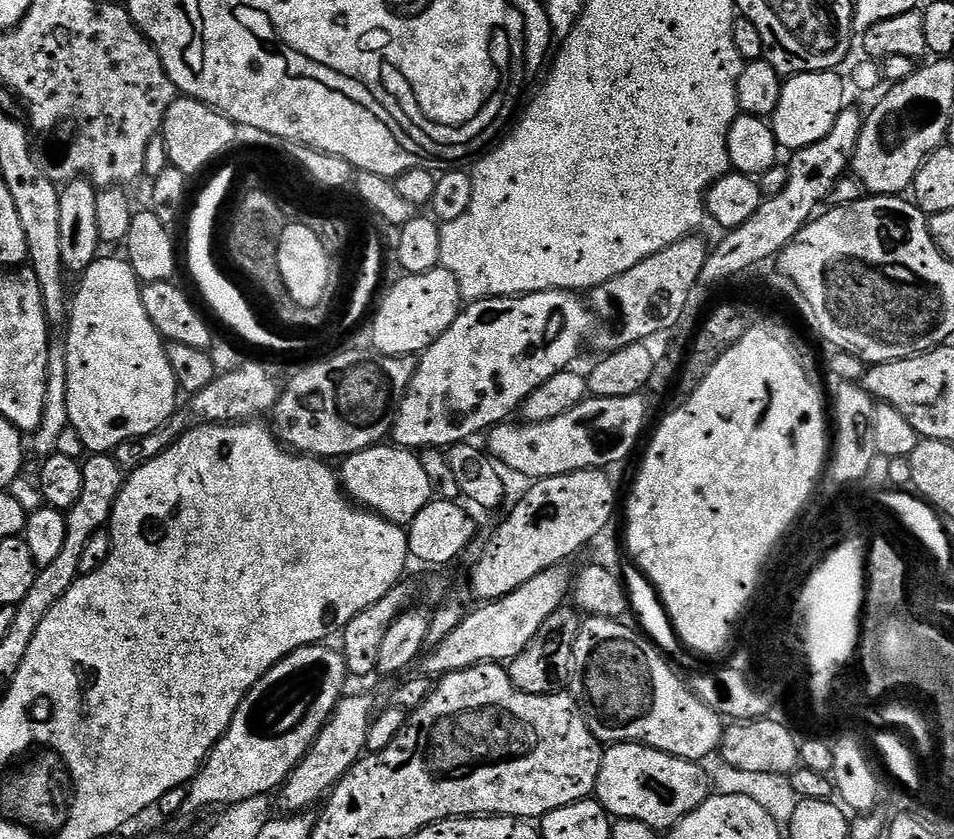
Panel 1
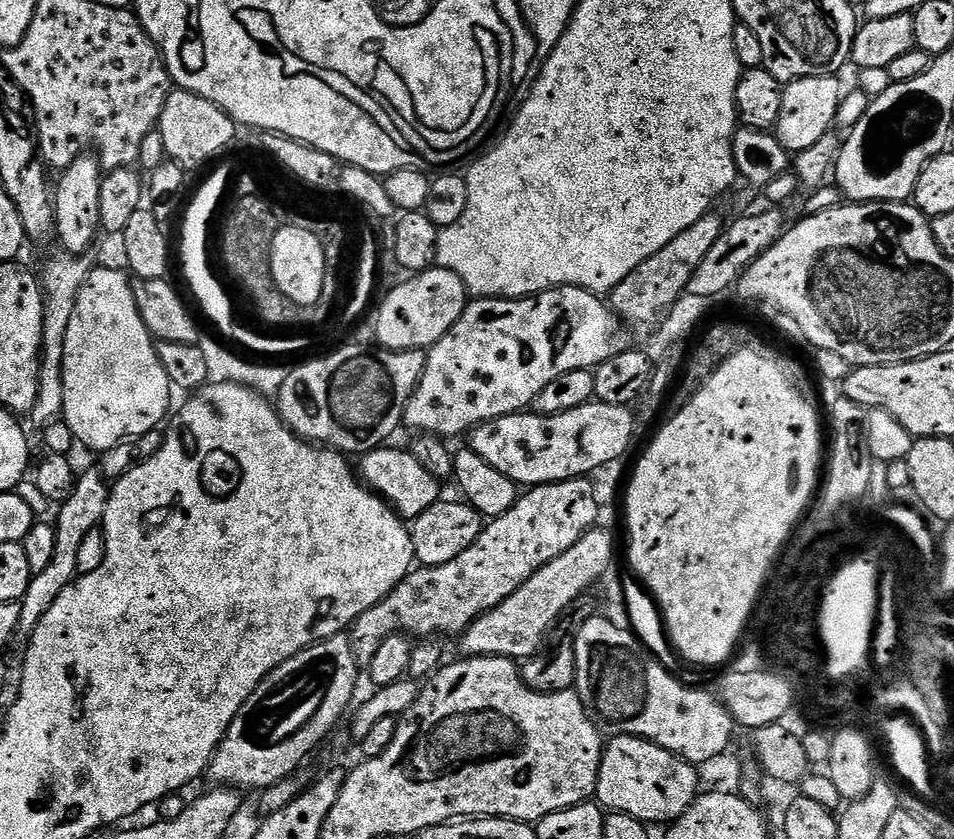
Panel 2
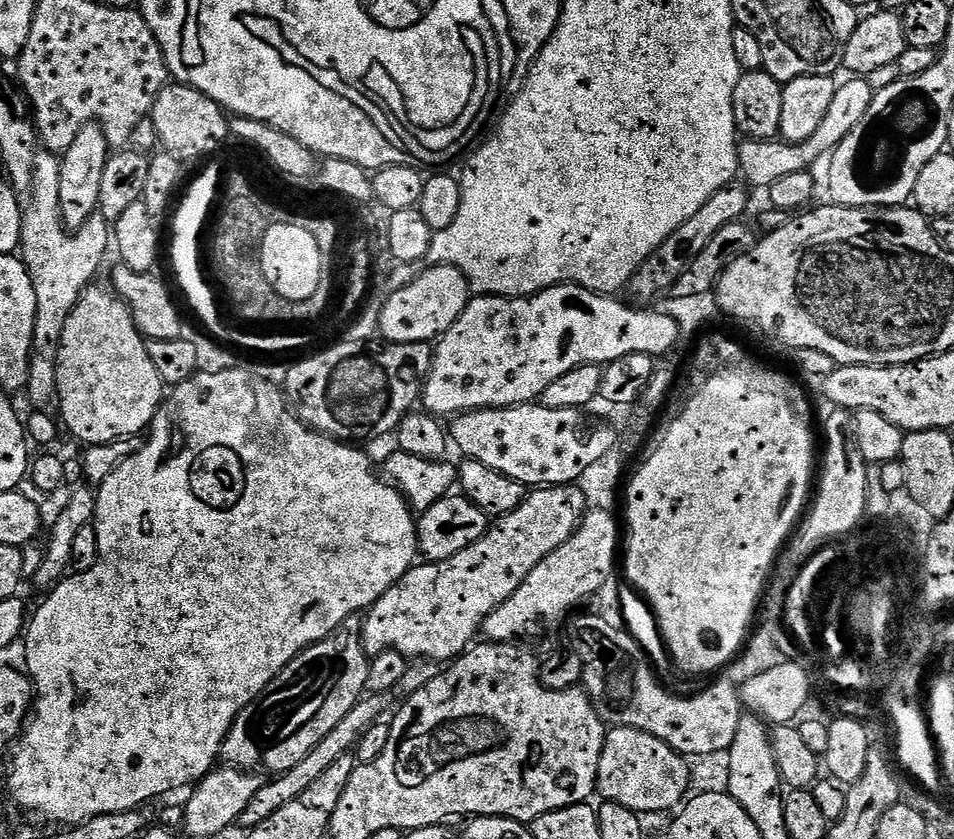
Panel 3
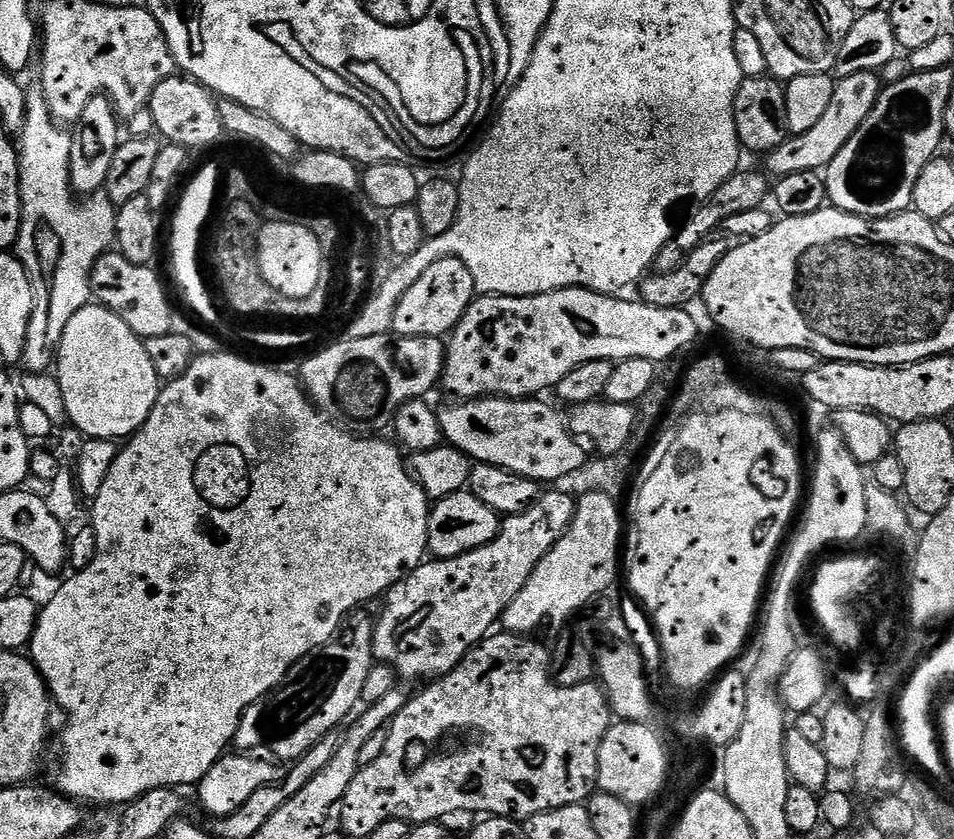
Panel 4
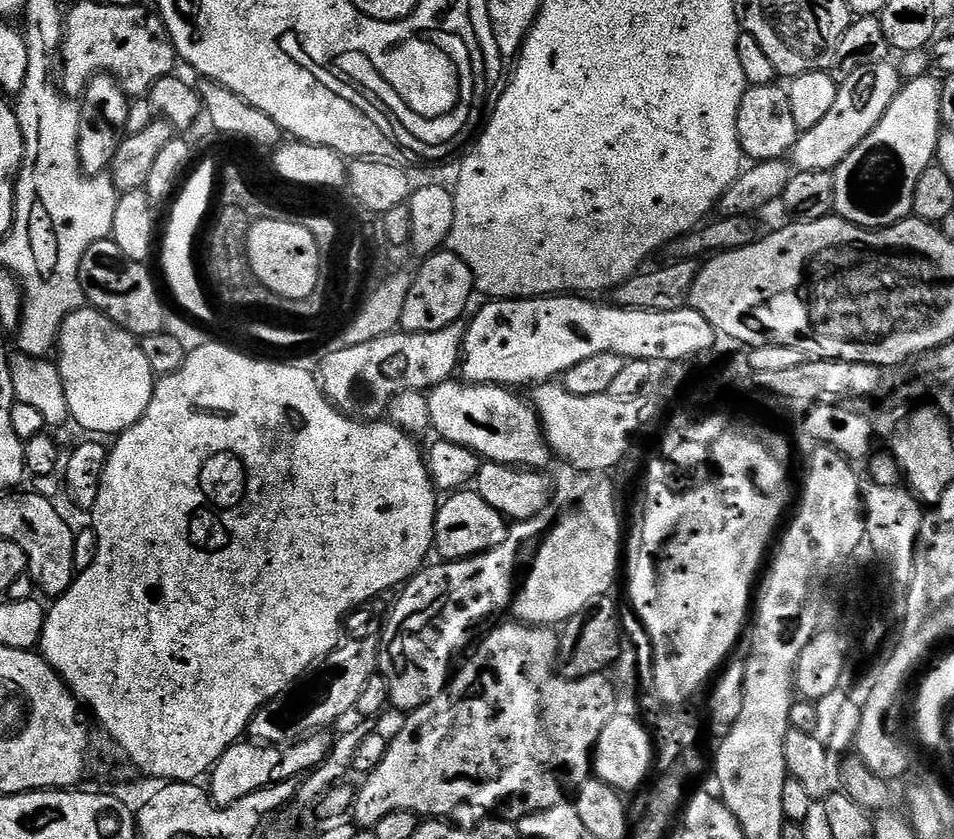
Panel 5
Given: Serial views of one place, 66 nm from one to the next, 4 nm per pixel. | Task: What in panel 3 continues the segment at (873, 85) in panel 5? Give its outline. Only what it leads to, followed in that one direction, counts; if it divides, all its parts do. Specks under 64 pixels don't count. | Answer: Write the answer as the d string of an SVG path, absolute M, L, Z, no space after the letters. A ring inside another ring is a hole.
M848 78L845 84L841 83L834 94L834 102L830 102L830 111L826 113L826 118L822 118L822 126L818 126L818 130L814 130L814 134L811 138L806 138L806 142L789 144L780 138L775 140L745 139L738 147L739 175L745 176L743 179L749 185L771 186L774 182L778 182L778 178L809 171L815 160L822 159L823 161L825 157L835 152L842 138L846 138L846 134L850 134L850 130L854 130L854 126L862 122L862 114L870 110L870 102L874 95L874 88L871 88L868 83L869 81L864 78Z

